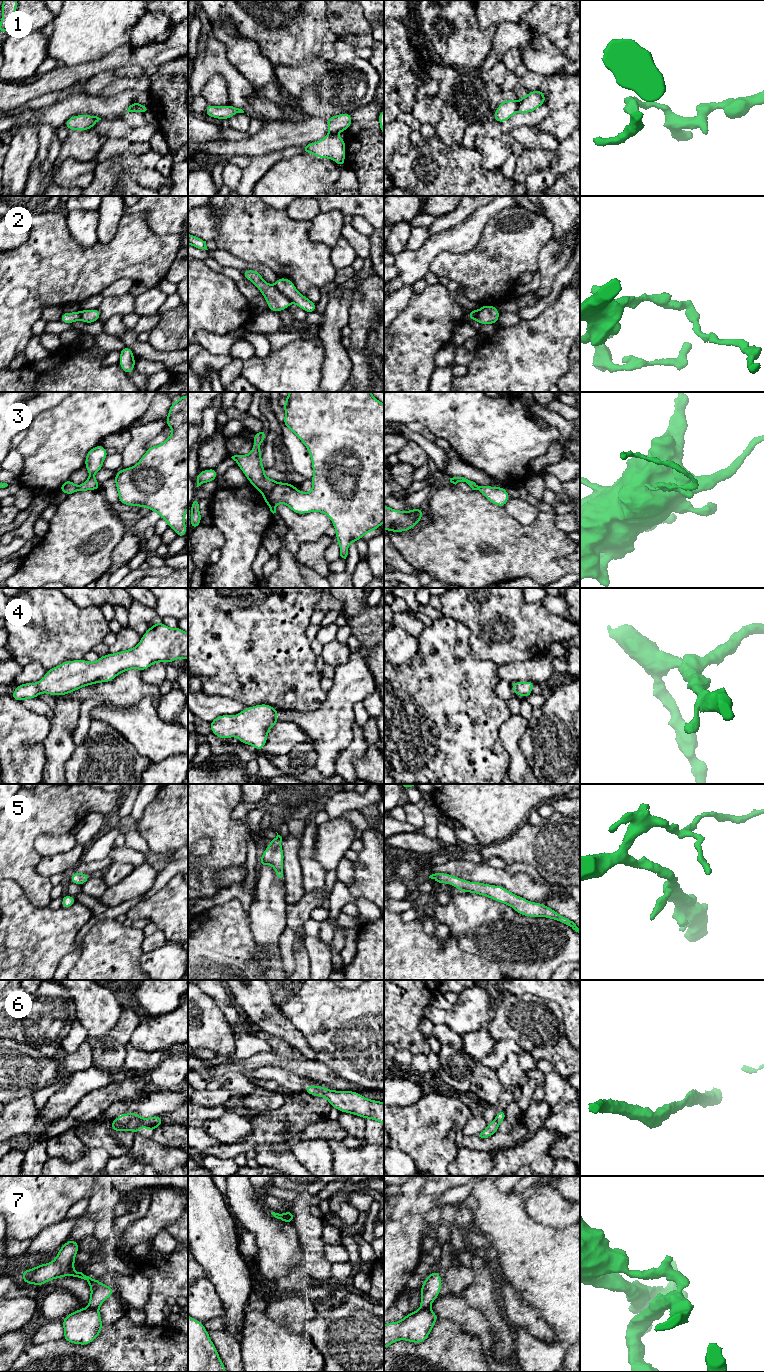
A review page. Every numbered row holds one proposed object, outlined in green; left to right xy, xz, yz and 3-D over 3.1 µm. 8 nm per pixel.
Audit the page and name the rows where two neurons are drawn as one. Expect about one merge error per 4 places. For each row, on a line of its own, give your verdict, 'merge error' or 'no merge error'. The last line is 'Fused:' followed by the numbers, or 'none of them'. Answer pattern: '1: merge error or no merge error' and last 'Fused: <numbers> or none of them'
1: merge error
2: merge error
3: merge error
4: no merge error
5: no merge error
6: no merge error
7: merge error
Fused: 1, 2, 3, 7

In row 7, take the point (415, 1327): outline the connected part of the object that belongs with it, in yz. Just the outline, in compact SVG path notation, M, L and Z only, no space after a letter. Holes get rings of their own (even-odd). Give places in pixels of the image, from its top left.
M430 1309L410 1312L402 1320L384 1324L384 1349L398 1340L425 1341L439 1317Z

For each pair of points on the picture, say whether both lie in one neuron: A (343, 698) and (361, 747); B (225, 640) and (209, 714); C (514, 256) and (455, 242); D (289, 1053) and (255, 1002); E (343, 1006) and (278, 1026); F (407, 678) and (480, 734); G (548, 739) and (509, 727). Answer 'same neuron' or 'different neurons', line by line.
A: different neurons
B: different neurons
C: different neurons
D: different neurons
E: different neurons
F: same neuron
G: different neurons

